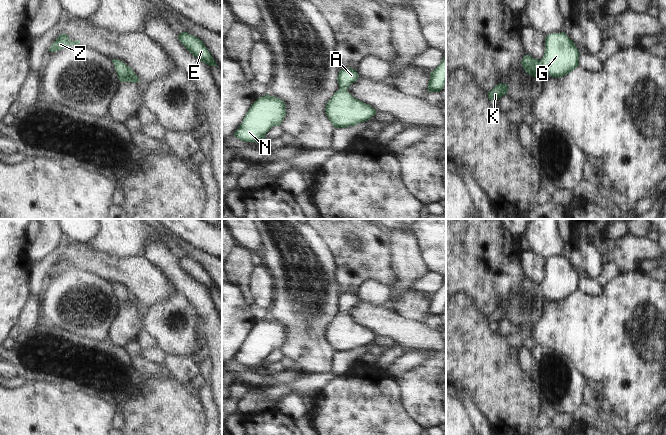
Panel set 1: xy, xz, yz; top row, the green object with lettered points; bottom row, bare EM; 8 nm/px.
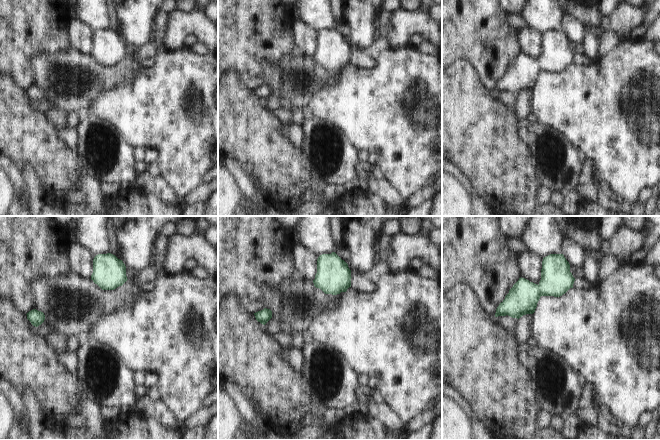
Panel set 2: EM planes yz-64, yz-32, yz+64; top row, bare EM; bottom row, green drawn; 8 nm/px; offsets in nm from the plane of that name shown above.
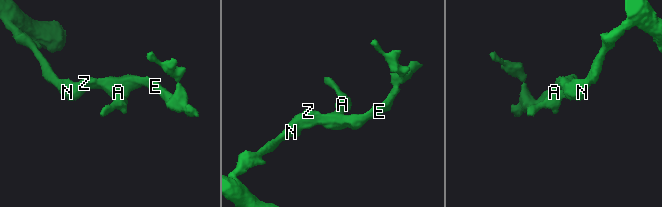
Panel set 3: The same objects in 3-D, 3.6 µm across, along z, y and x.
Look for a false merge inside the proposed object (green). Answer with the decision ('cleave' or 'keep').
keep

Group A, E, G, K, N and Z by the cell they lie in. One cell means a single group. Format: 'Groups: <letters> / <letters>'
Groups: A E G K N Z

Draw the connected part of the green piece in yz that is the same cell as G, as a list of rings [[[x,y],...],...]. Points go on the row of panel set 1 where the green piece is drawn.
[[[551,33],[545,37],[545,53],[541,60],[525,55],[521,64],[526,73],[538,77],[543,71],[555,78],[572,72],[579,66],[579,50],[564,33]]]

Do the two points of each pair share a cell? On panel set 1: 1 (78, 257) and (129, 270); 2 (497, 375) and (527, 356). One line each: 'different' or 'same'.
1: same
2: different

